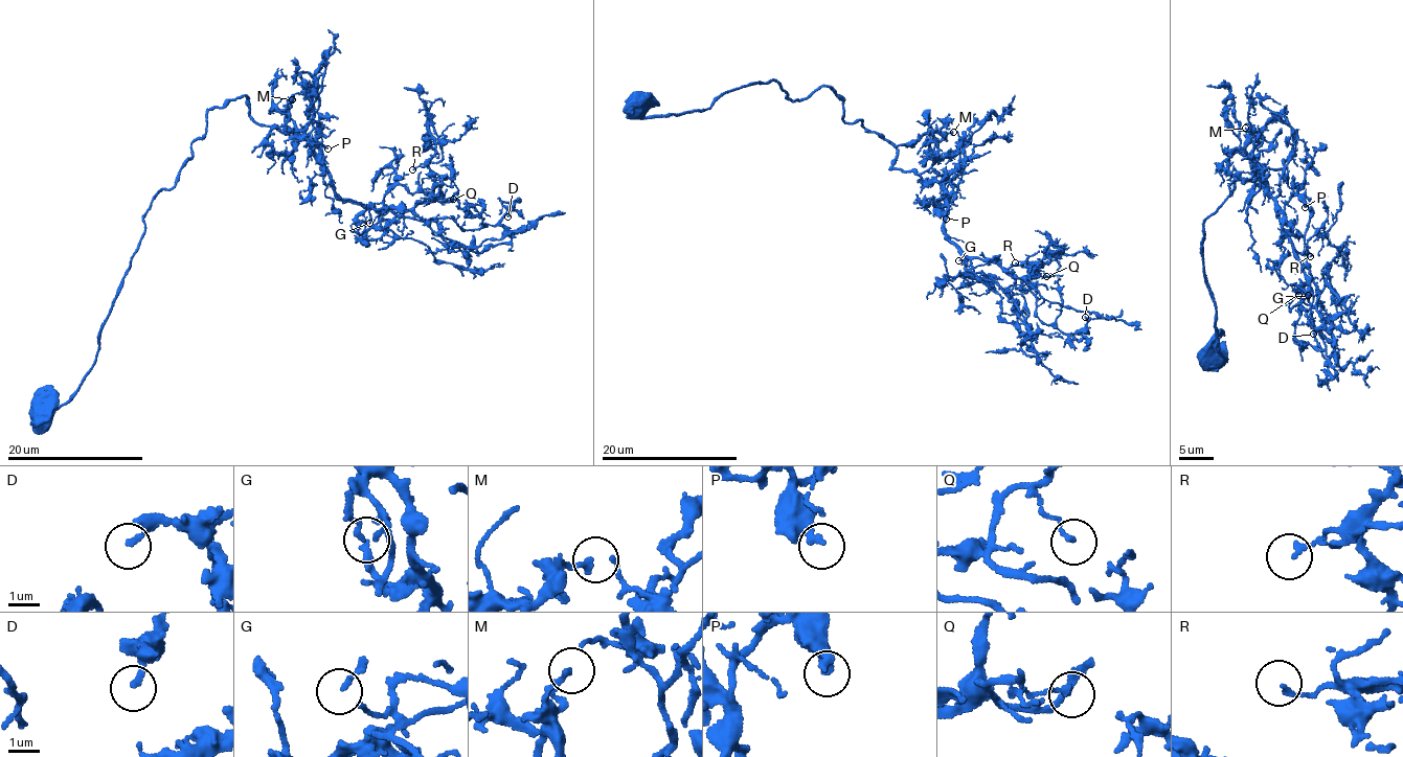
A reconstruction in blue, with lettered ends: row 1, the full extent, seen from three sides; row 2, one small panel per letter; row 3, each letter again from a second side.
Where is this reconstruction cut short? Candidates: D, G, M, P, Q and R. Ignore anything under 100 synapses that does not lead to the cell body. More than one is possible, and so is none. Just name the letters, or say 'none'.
none

